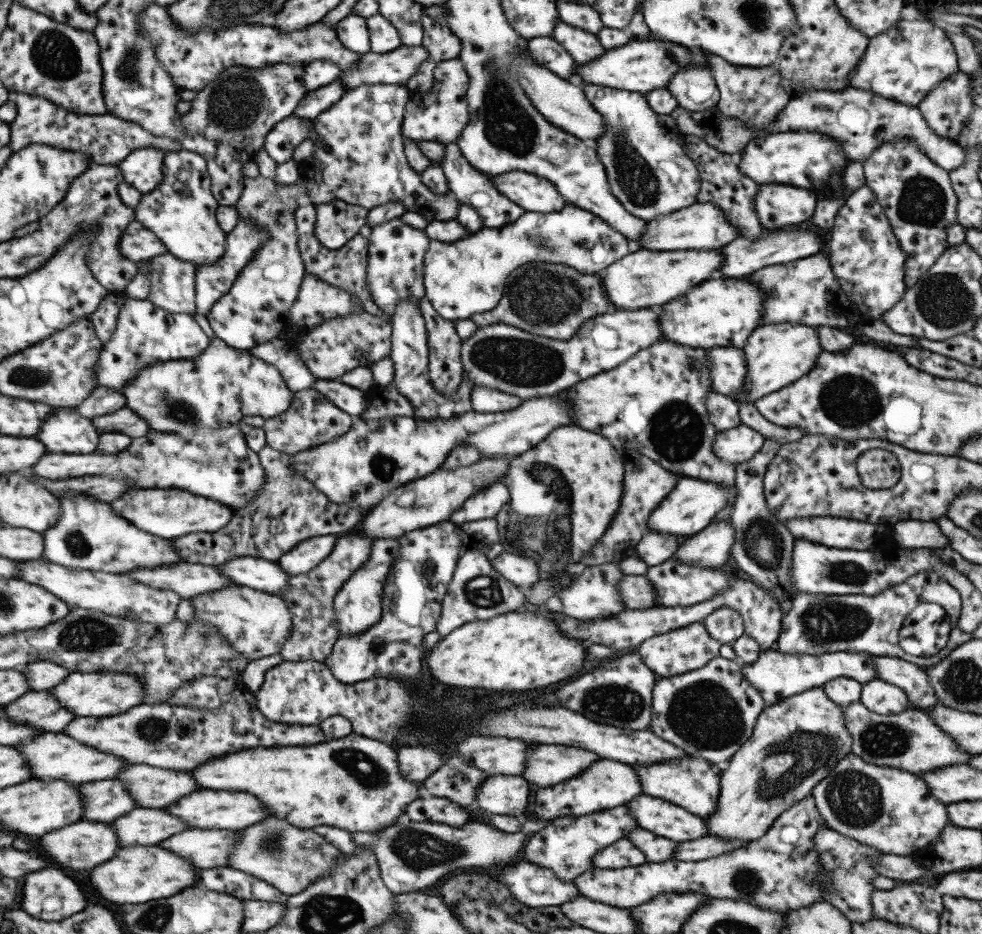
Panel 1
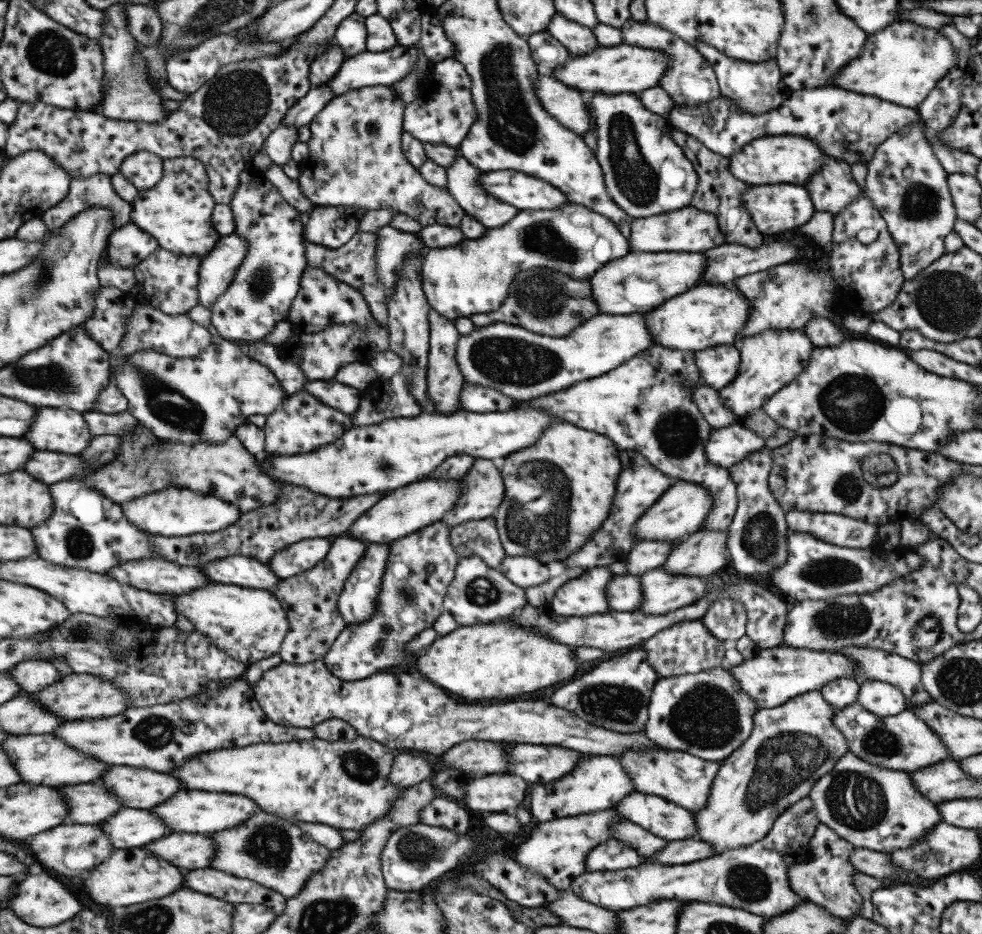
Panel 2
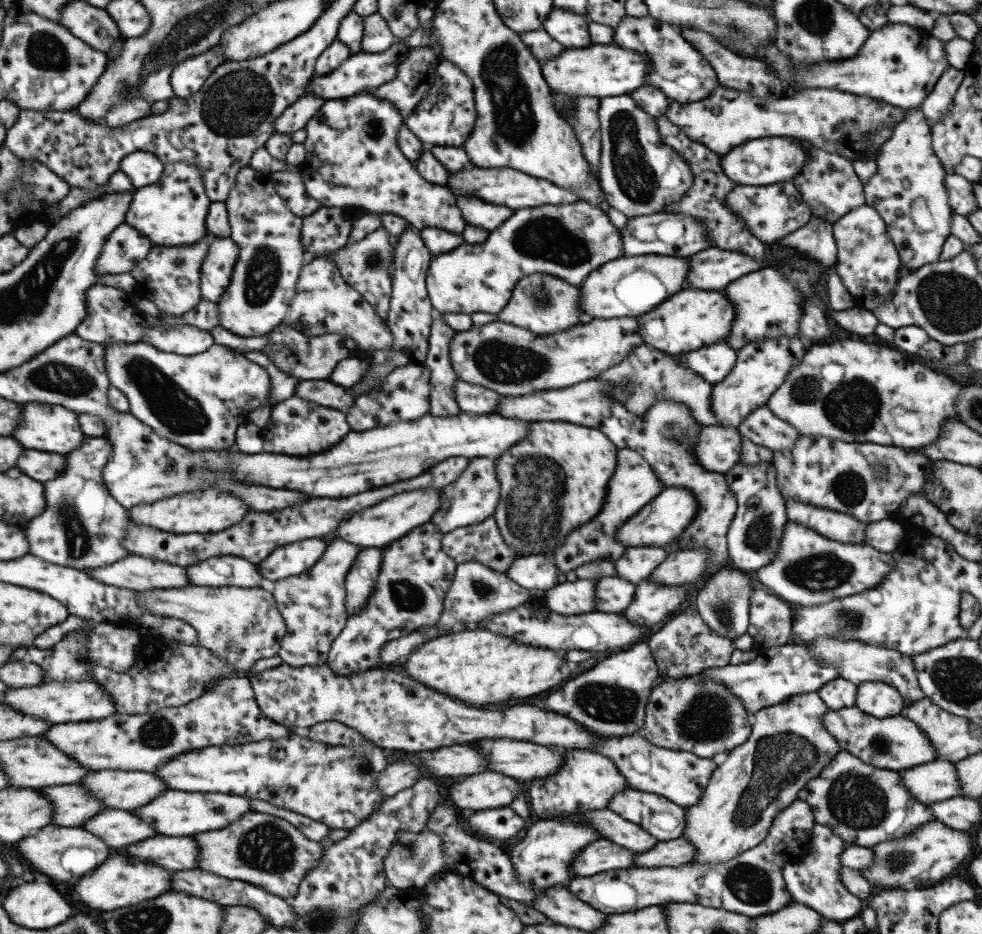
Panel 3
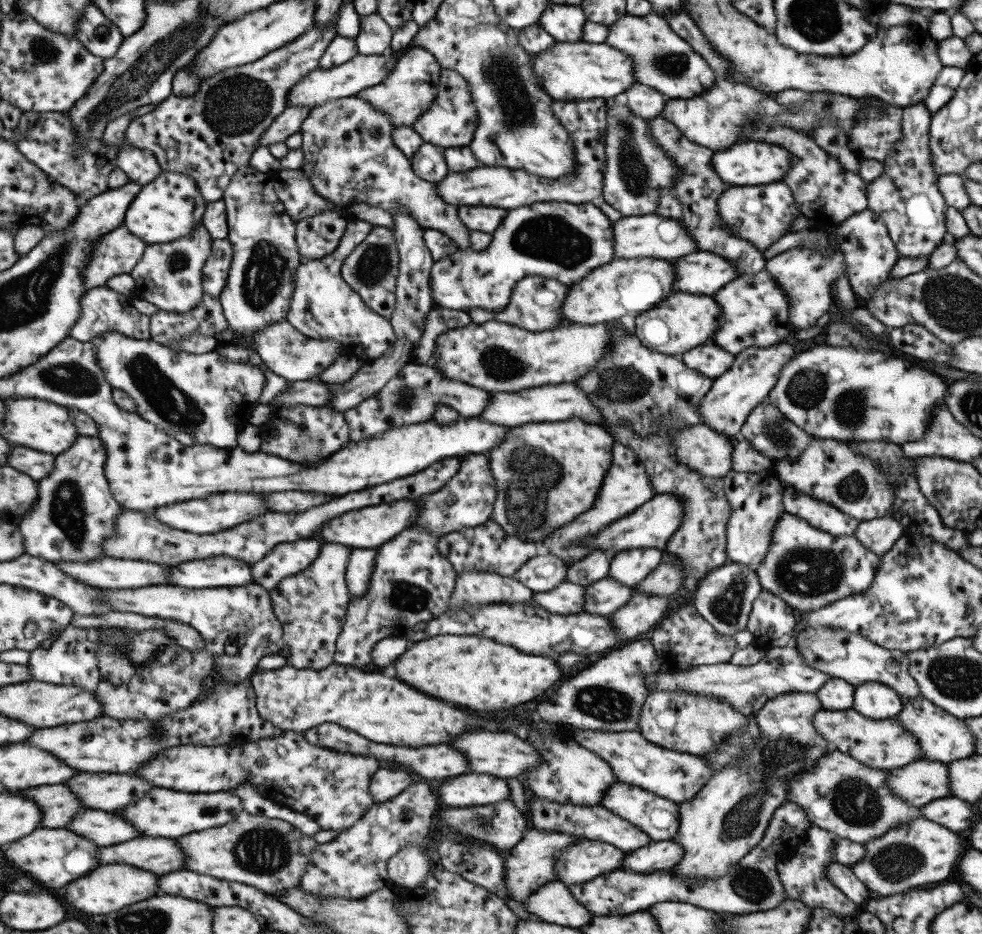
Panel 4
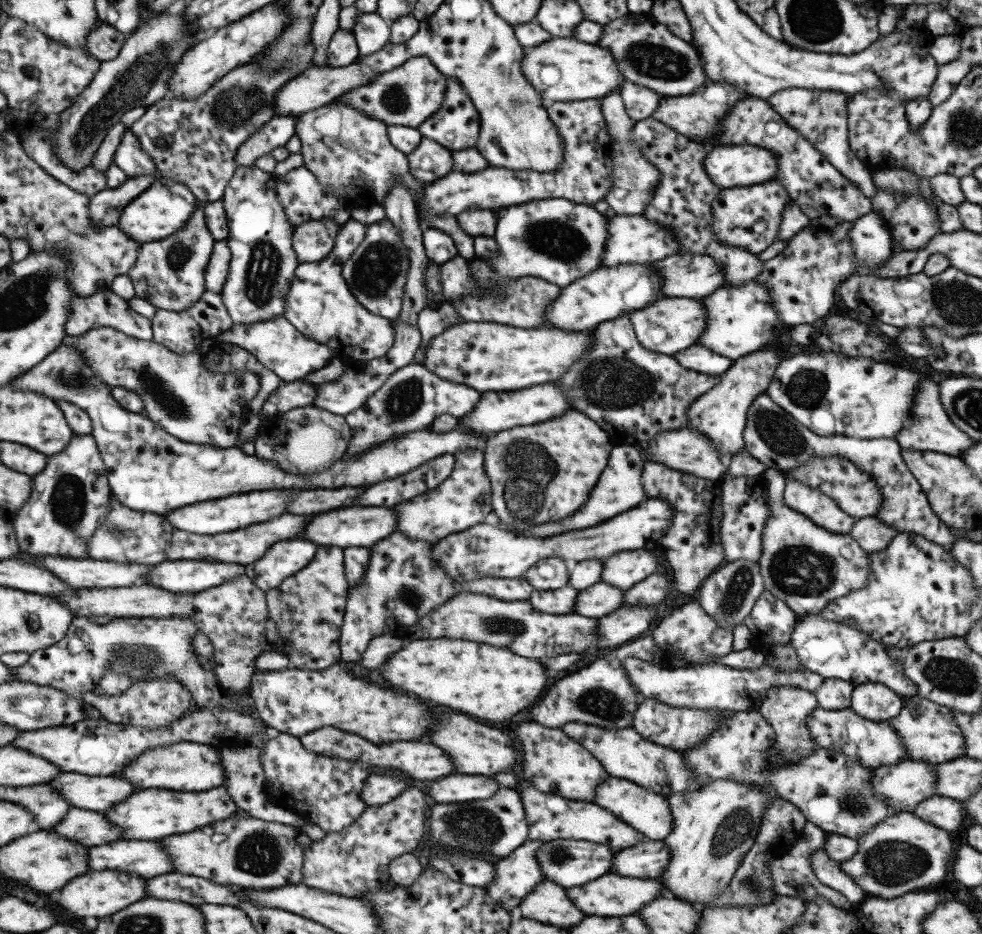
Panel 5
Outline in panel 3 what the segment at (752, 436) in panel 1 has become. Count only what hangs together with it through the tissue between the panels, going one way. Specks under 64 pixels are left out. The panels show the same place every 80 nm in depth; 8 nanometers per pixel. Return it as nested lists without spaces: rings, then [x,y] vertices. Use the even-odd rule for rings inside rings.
[[[704,426],[694,444],[699,466],[709,472],[727,472],[738,462],[743,436],[731,427]]]

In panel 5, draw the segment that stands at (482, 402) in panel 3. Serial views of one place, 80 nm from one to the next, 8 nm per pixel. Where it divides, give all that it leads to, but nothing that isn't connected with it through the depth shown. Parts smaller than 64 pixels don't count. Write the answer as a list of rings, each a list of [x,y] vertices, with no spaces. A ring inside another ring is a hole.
[[[410,363],[395,370],[357,410],[345,415],[343,422],[351,431],[345,453],[367,452],[372,446],[391,440],[404,432],[429,429],[439,415],[447,414],[457,418],[467,416],[479,398],[481,393],[477,390],[442,380],[419,363]]]

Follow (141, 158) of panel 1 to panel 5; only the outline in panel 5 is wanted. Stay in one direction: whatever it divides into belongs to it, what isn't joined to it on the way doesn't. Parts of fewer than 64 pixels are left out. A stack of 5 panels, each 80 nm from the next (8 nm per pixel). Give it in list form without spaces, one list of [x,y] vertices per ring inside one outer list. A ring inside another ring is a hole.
[[[126,128],[114,153],[115,166],[118,166],[128,177],[156,173],[155,165],[149,156],[140,150],[139,141]]]

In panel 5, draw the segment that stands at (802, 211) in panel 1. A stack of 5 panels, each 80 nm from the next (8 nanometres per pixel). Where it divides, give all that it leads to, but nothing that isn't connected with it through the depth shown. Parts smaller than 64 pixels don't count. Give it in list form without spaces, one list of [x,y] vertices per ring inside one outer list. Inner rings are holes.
[[[775,180],[721,189],[710,202],[712,235],[723,244],[740,246],[751,254],[757,254],[777,240],[782,210],[790,202],[787,191]]]

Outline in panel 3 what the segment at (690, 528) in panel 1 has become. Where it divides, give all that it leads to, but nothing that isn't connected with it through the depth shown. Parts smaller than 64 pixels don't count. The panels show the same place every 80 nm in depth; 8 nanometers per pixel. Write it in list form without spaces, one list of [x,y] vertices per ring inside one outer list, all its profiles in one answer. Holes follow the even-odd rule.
[[[668,487],[661,490],[655,498],[643,505],[633,516],[614,532],[614,539],[623,546],[666,546],[673,544],[675,537],[686,529],[690,524],[696,511],[695,497],[685,489],[679,487]]]

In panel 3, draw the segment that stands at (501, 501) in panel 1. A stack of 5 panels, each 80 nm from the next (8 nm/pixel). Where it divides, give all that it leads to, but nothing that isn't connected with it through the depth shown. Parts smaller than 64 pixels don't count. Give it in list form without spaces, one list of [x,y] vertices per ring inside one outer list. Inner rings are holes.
[[[468,458],[461,474],[453,482],[440,489],[443,496],[441,496],[439,508],[429,520],[439,532],[448,533],[459,527],[477,524],[492,516],[499,499],[499,481],[494,466],[495,463],[490,458]]]

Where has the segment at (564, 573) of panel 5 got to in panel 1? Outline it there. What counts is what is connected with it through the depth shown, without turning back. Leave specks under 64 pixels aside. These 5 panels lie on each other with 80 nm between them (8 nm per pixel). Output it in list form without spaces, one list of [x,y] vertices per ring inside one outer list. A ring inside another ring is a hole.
[[[502,550],[490,565],[507,581],[517,586],[538,582],[538,566],[531,557]]]

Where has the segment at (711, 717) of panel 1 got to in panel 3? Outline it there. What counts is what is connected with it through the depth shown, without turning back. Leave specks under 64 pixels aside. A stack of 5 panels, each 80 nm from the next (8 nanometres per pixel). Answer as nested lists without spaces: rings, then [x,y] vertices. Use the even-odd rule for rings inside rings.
[[[662,677],[651,688],[644,708],[644,719],[640,733],[652,745],[675,751],[685,751],[699,758],[710,759],[714,754],[721,754],[743,744],[750,733],[746,710],[742,702],[731,694],[724,684],[710,678]]]

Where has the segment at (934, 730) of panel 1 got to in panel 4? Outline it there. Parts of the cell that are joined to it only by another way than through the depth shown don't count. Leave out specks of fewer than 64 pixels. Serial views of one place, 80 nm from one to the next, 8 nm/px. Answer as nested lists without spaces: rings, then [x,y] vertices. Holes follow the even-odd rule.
[[[849,708],[845,710],[818,710],[813,715],[812,725],[814,726],[815,732],[820,734],[829,744],[832,750],[838,750],[843,754],[850,755],[857,762],[868,766],[873,769],[889,770],[892,768],[899,768],[908,762],[919,760],[919,746],[917,746],[916,740],[913,740],[907,731],[894,719],[888,718],[883,720],[873,720],[861,716],[855,709]]]

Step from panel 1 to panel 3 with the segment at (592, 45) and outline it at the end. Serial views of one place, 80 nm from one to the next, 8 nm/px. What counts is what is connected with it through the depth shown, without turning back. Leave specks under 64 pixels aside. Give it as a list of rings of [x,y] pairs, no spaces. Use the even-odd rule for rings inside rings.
[[[553,7],[543,20],[541,29],[563,47],[583,48],[591,44],[587,26],[586,18],[569,10]]]

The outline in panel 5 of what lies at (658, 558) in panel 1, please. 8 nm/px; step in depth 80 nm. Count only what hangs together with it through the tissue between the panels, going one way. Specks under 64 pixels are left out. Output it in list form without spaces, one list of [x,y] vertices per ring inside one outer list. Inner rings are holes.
[[[645,549],[622,551],[612,554],[602,562],[600,581],[619,590],[627,590],[655,572],[658,551]]]

